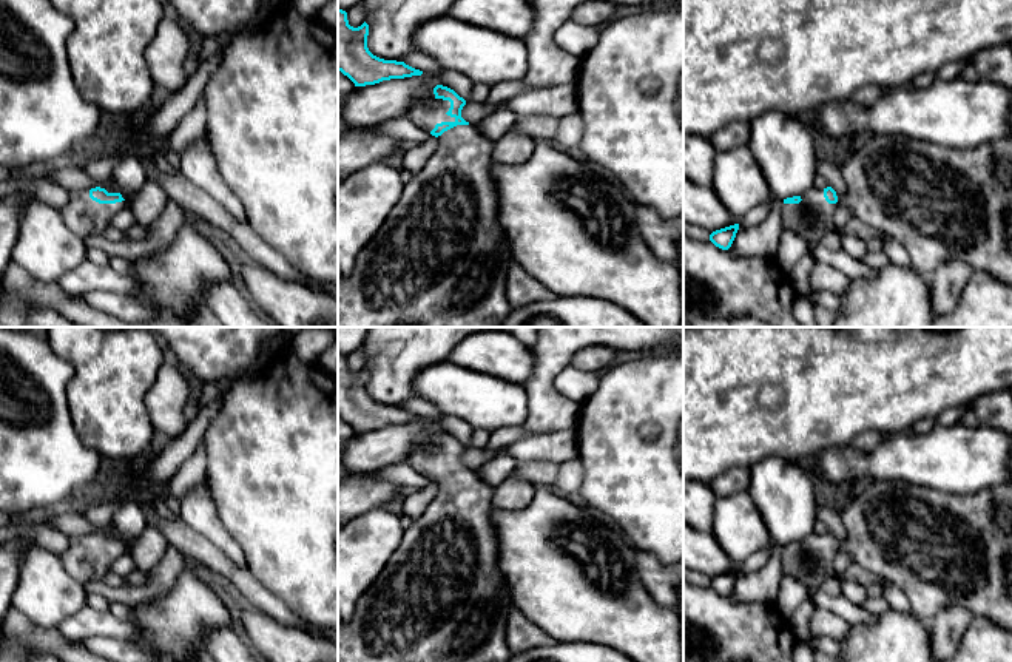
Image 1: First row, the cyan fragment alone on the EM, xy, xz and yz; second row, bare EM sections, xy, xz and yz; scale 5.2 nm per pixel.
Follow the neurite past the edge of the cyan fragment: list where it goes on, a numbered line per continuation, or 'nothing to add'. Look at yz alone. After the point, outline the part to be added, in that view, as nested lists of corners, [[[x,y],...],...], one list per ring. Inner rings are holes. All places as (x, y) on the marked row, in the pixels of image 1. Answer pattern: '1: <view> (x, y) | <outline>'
1: yz (940, 202) | [[[1012,133],[1001,140],[963,148],[901,134],[876,136],[842,162],[841,176],[845,191],[836,193],[836,204],[828,204],[824,188],[815,187],[801,194],[799,204],[782,204],[784,231],[798,235],[810,248],[818,247],[821,239],[835,230],[835,213],[842,205],[850,216],[898,241],[923,276],[929,276],[947,261],[964,261],[973,272],[989,273],[1012,285]]]

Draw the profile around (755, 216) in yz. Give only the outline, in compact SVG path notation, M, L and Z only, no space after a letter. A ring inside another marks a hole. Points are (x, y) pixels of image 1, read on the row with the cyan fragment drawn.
M773 198L768 199L767 204L761 204L754 208L751 208L740 221L740 228L753 228L756 225L761 225L767 218L767 208L771 204Z

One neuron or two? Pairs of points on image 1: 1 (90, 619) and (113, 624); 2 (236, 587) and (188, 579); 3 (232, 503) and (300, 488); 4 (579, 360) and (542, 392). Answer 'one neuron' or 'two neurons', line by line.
1: one neuron
2: two neurons
3: one neuron
4: two neurons

